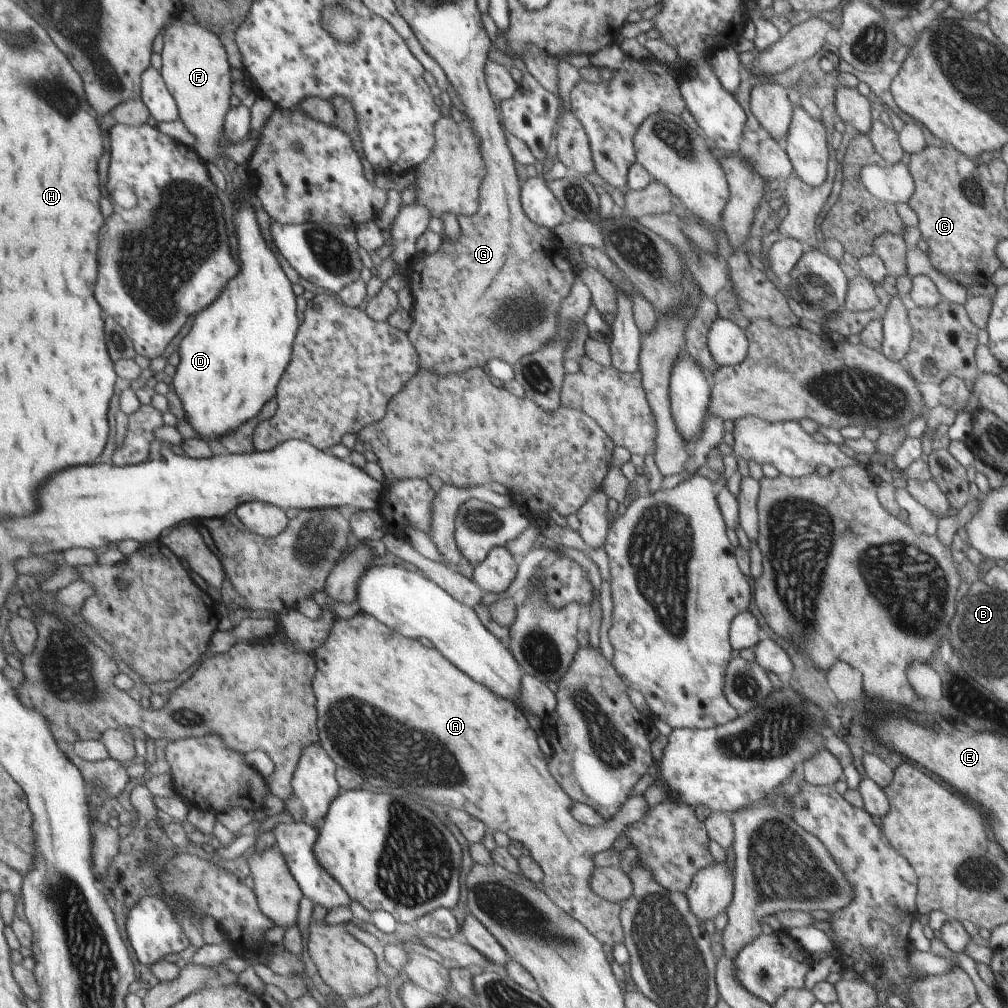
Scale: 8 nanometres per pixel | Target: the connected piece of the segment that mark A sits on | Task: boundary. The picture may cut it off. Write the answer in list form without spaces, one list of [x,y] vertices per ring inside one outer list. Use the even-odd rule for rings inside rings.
[[[359,612],[351,618],[338,618],[334,624],[333,630],[329,634],[327,641],[319,646],[319,649],[314,651],[314,657],[316,658],[316,665],[318,666],[318,675],[313,682],[313,689],[317,698],[317,706],[319,706],[319,731],[321,744],[327,754],[330,754],[331,758],[335,760],[338,767],[351,770],[354,774],[357,774],[362,781],[371,780],[371,786],[375,788],[391,788],[391,786],[399,786],[407,792],[415,792],[419,794],[421,799],[427,799],[429,802],[437,803],[441,806],[449,806],[451,809],[458,809],[464,811],[469,816],[477,818],[489,832],[499,831],[505,834],[507,838],[514,842],[516,845],[529,850],[529,855],[533,858],[542,868],[543,880],[540,885],[543,886],[543,891],[549,896],[551,900],[567,914],[573,916],[578,922],[582,923],[582,926],[594,935],[599,942],[603,942],[604,946],[609,949],[614,945],[619,945],[624,942],[625,932],[622,930],[621,924],[621,907],[613,902],[607,902],[599,896],[595,896],[591,890],[589,890],[589,878],[591,874],[594,874],[595,864],[593,864],[593,856],[598,851],[605,851],[609,849],[614,840],[619,837],[619,834],[633,822],[637,822],[639,818],[642,818],[645,810],[647,809],[646,801],[643,794],[632,796],[623,802],[623,806],[619,808],[617,814],[613,816],[605,823],[598,826],[586,826],[578,822],[577,819],[571,814],[571,799],[565,791],[555,782],[551,776],[549,776],[548,766],[545,766],[543,762],[543,754],[537,746],[537,740],[535,740],[535,734],[531,732],[531,726],[527,726],[525,722],[525,716],[517,710],[517,706],[509,700],[501,700],[497,696],[491,694],[491,688],[487,690],[487,686],[483,688],[483,684],[475,682],[471,676],[465,676],[463,672],[459,672],[455,666],[451,666],[447,662],[447,658],[443,658],[441,654],[433,648],[425,648],[417,639],[407,639],[397,631],[391,631],[389,627],[383,623],[379,623],[377,619],[372,618],[370,615],[365,615]],[[351,700],[351,704],[343,706],[341,702],[347,702]]]

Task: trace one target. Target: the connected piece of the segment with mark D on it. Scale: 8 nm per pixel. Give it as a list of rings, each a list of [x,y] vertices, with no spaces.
[[[249,196],[237,212],[237,226],[241,262],[237,278],[227,286],[223,298],[219,298],[215,306],[211,304],[197,314],[188,335],[180,343],[180,363],[171,385],[189,416],[188,423],[203,441],[209,442],[217,442],[239,430],[247,420],[257,418],[265,404],[278,395],[278,387],[290,367],[293,344],[301,324],[293,284],[263,238]]]

